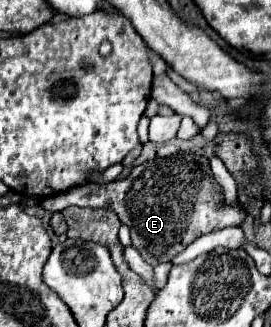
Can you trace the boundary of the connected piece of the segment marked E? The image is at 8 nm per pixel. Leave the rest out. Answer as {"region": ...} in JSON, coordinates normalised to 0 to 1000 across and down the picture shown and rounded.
{"region":[[[675,465],[631,483],[572,483],[557,495],[498,508],[454,550],[417,550],[395,563],[328,557],[277,569],[255,587],[181,599],[151,618],[151,630],[181,648],[225,648],[262,624],[410,636],[439,673],[483,697],[491,752],[557,813],[638,795],[638,783],[675,771],[742,716],[838,691],[882,691],[904,667],[889,630],[830,630],[823,593],[786,557],[764,483],[727,465]]]}

